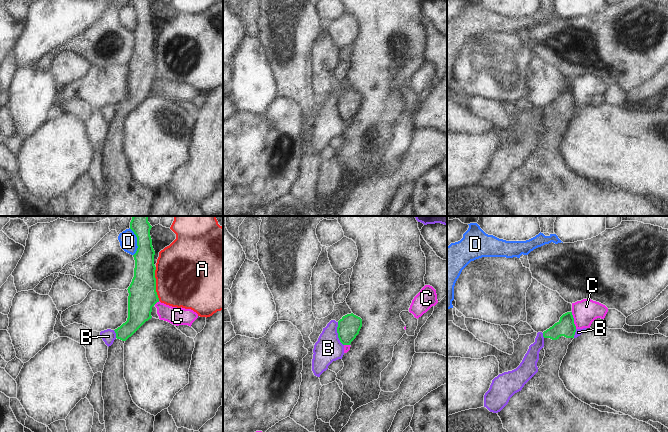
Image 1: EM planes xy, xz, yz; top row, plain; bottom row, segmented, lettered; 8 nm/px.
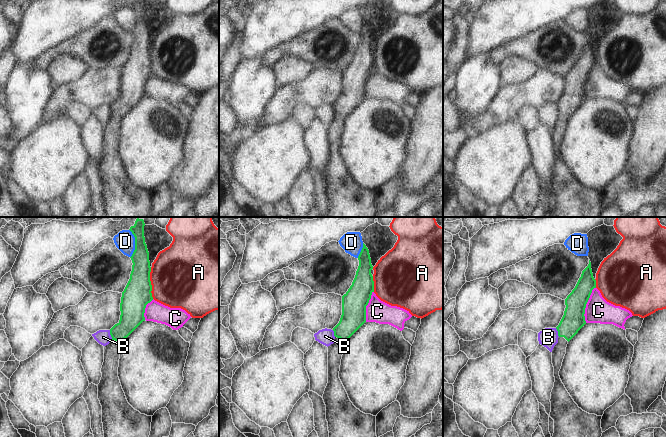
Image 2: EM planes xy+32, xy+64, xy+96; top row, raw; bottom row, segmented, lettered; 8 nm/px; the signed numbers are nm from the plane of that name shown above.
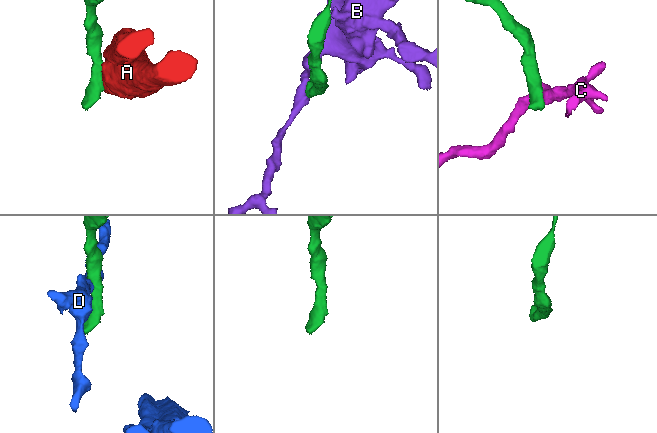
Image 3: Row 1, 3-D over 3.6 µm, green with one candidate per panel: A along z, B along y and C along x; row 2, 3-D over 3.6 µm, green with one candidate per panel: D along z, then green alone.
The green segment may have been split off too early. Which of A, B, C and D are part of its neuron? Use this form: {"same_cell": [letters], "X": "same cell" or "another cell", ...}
{"same_cell": [], "A": "another cell", "B": "another cell", "C": "another cell", "D": "another cell"}

